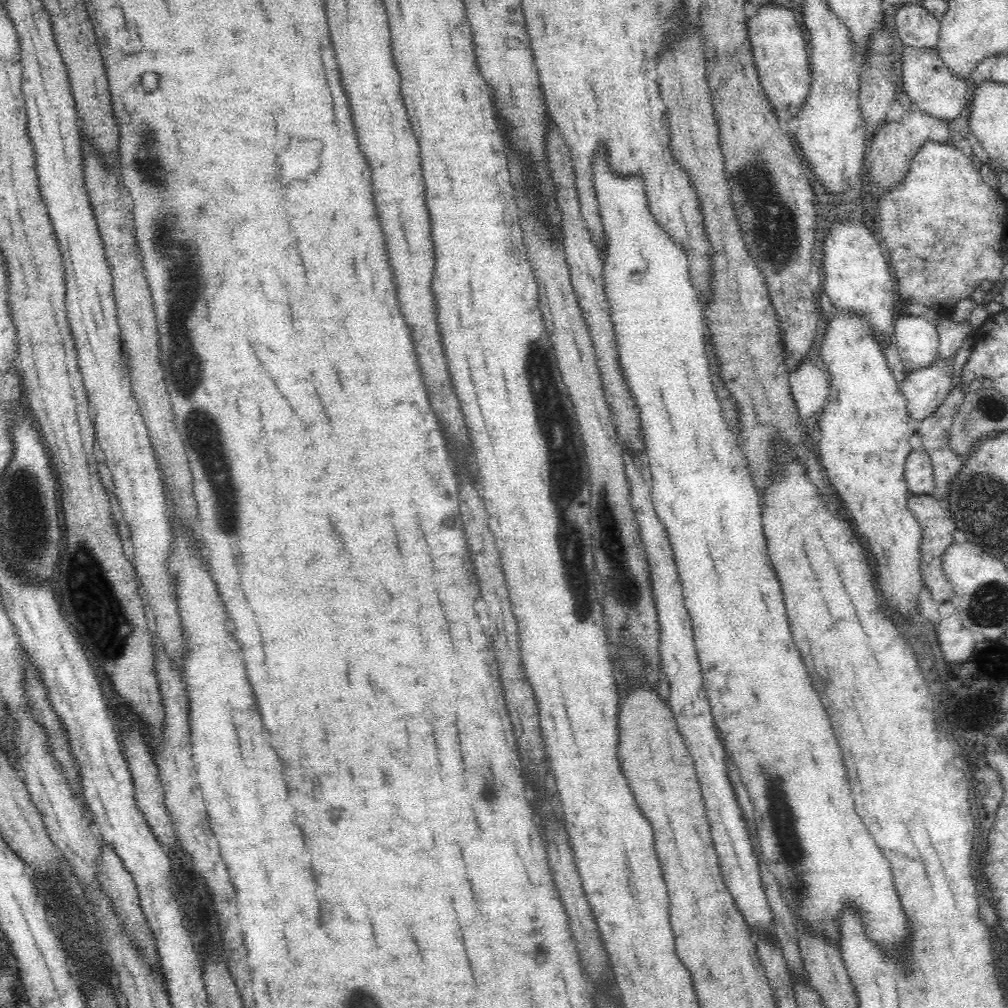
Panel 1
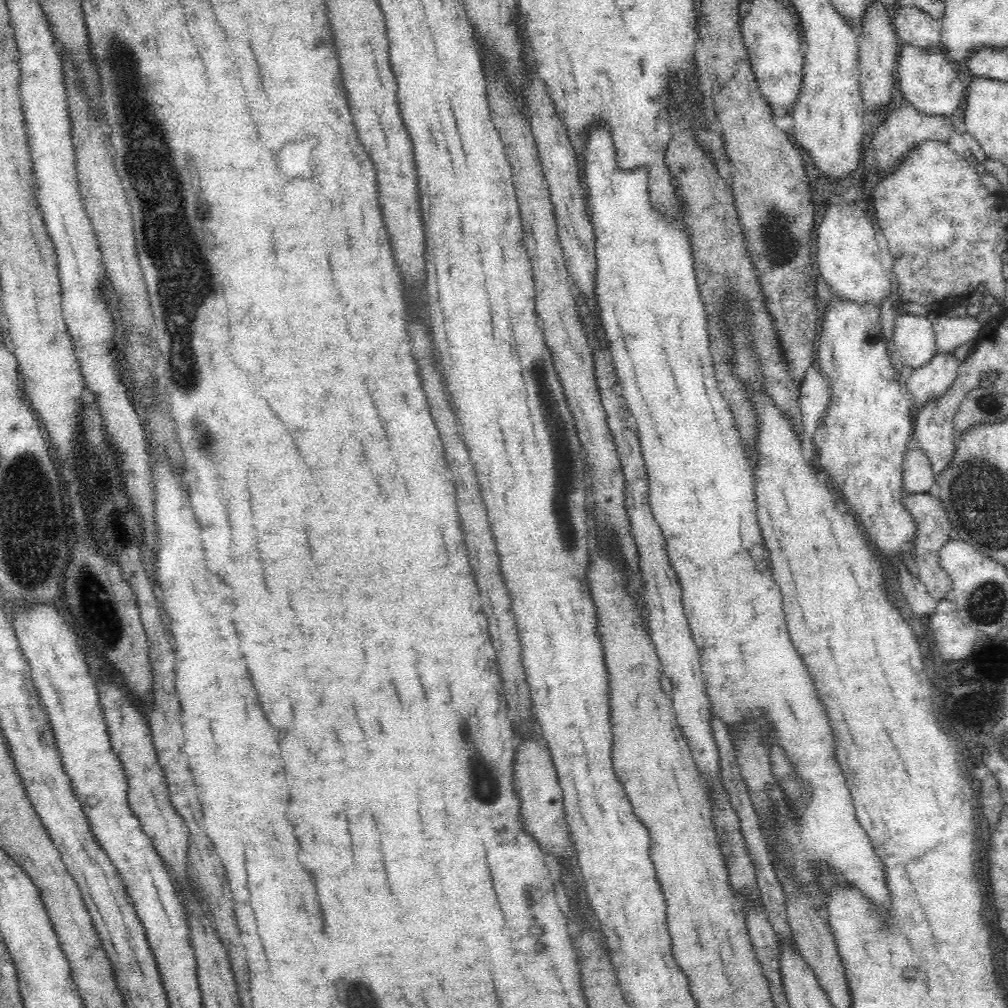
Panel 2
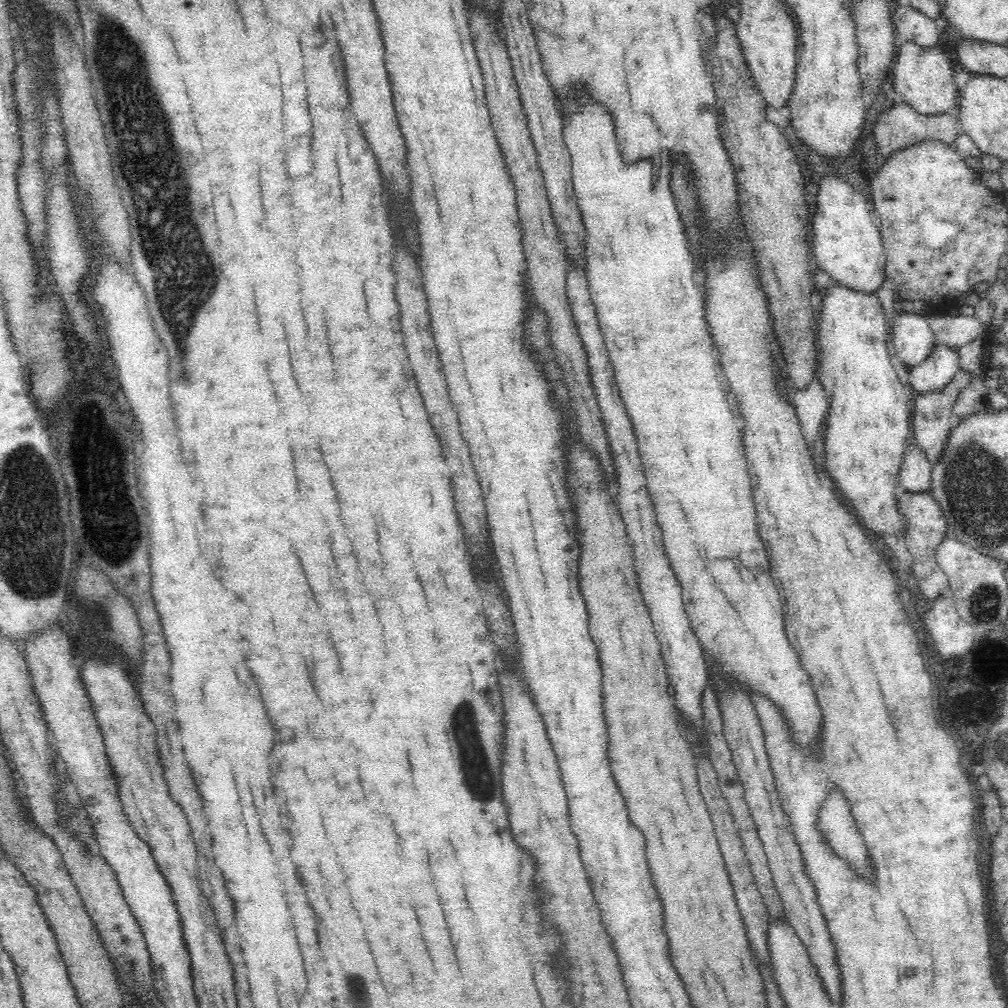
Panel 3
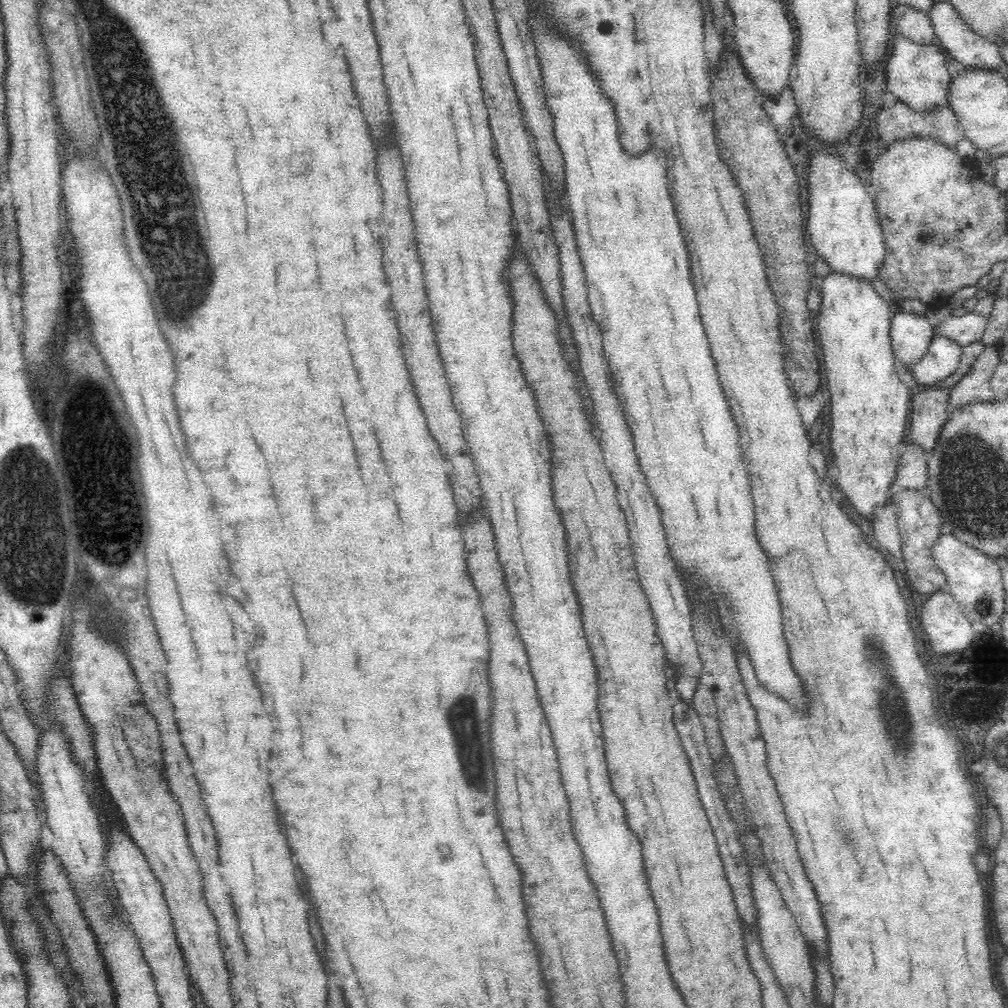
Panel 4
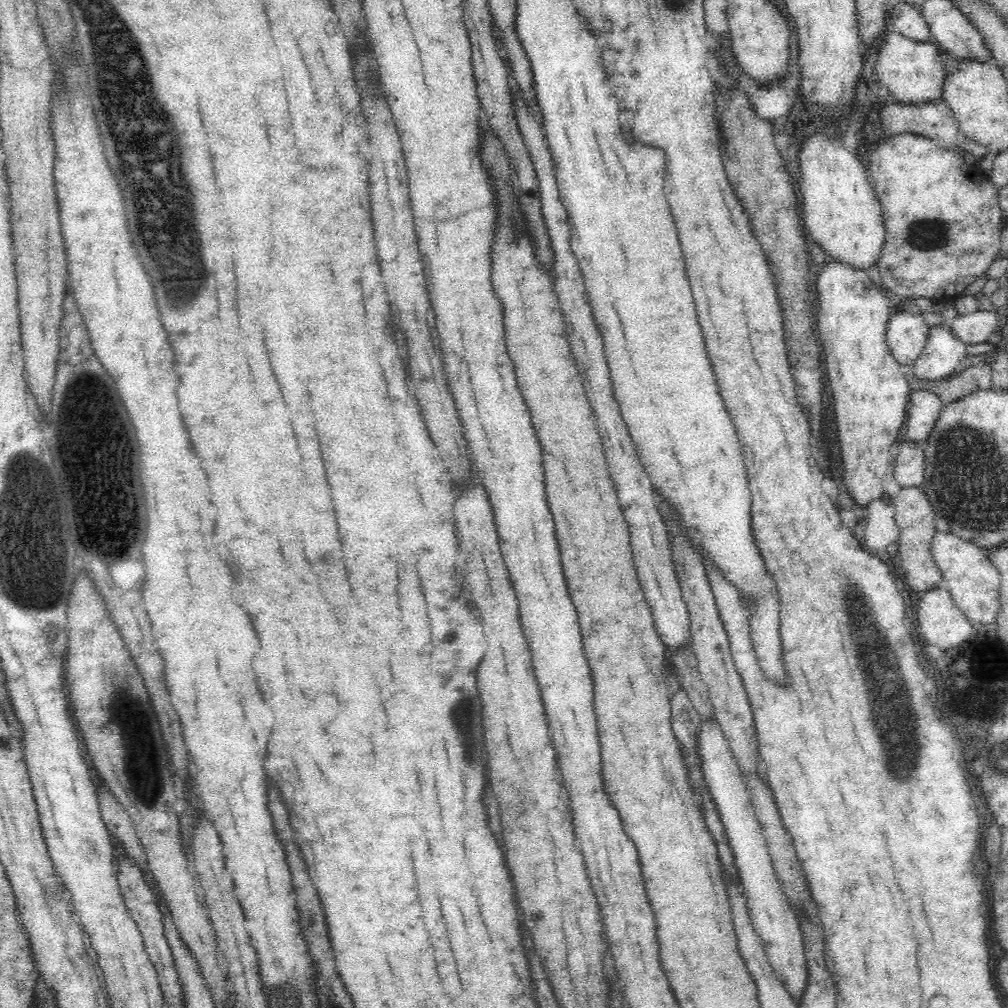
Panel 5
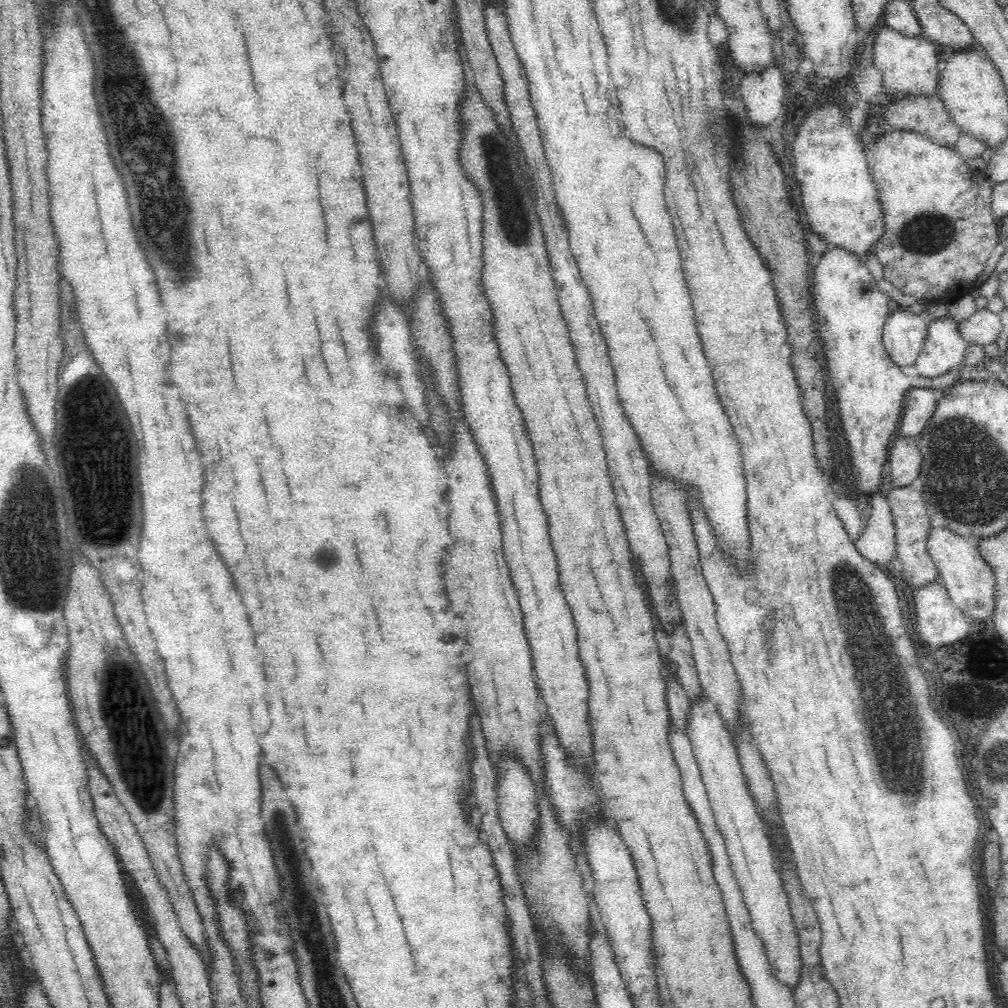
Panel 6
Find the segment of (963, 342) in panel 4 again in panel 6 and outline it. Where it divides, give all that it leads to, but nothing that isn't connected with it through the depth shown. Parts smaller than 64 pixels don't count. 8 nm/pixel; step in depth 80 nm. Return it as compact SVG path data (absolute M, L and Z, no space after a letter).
M980 307L972 316L958 324L960 335L967 344L996 343L1003 332L999 313L992 313Z

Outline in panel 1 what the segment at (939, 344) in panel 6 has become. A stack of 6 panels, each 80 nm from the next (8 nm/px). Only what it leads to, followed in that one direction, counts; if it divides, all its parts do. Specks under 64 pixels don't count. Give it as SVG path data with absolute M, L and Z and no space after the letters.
M937 357L926 368L907 371L907 377L899 383L899 388L906 399L909 416L916 420L930 416L948 397L953 376L952 358Z

